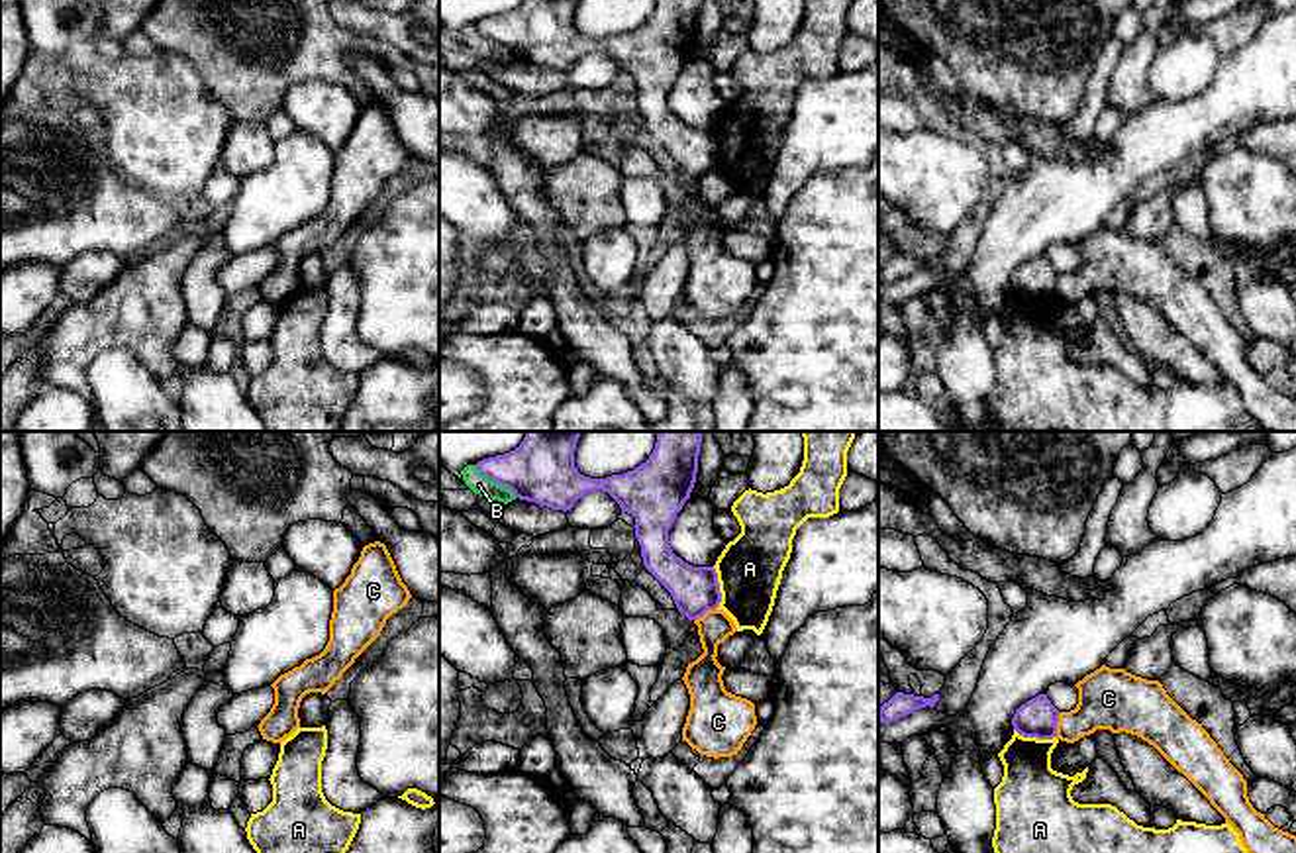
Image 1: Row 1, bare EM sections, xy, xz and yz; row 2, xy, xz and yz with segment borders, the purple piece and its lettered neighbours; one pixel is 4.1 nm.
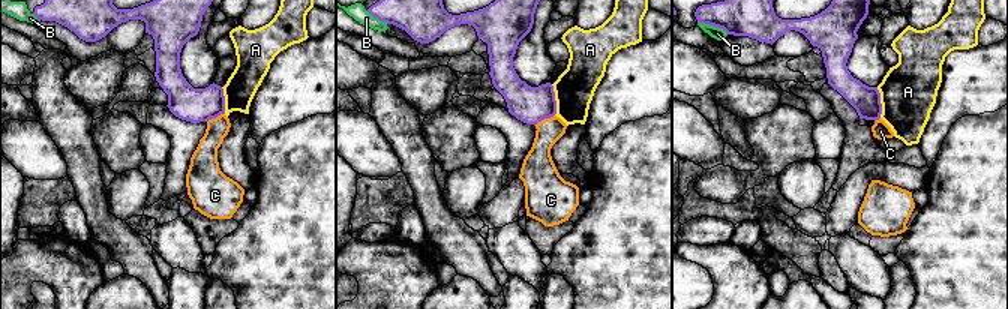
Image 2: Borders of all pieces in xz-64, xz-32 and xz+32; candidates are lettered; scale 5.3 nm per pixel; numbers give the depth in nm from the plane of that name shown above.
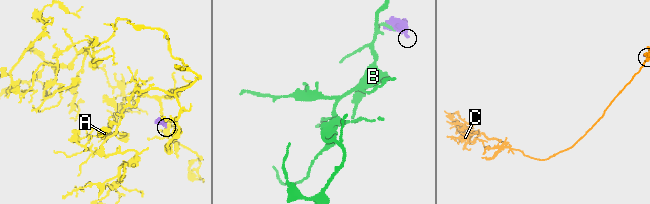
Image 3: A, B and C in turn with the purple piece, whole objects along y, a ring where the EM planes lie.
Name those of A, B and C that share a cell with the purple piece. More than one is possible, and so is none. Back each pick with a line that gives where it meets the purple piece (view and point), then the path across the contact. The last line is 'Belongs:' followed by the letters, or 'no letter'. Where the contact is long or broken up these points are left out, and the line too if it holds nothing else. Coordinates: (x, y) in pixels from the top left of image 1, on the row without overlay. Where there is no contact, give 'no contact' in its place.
Belongs: no letter

